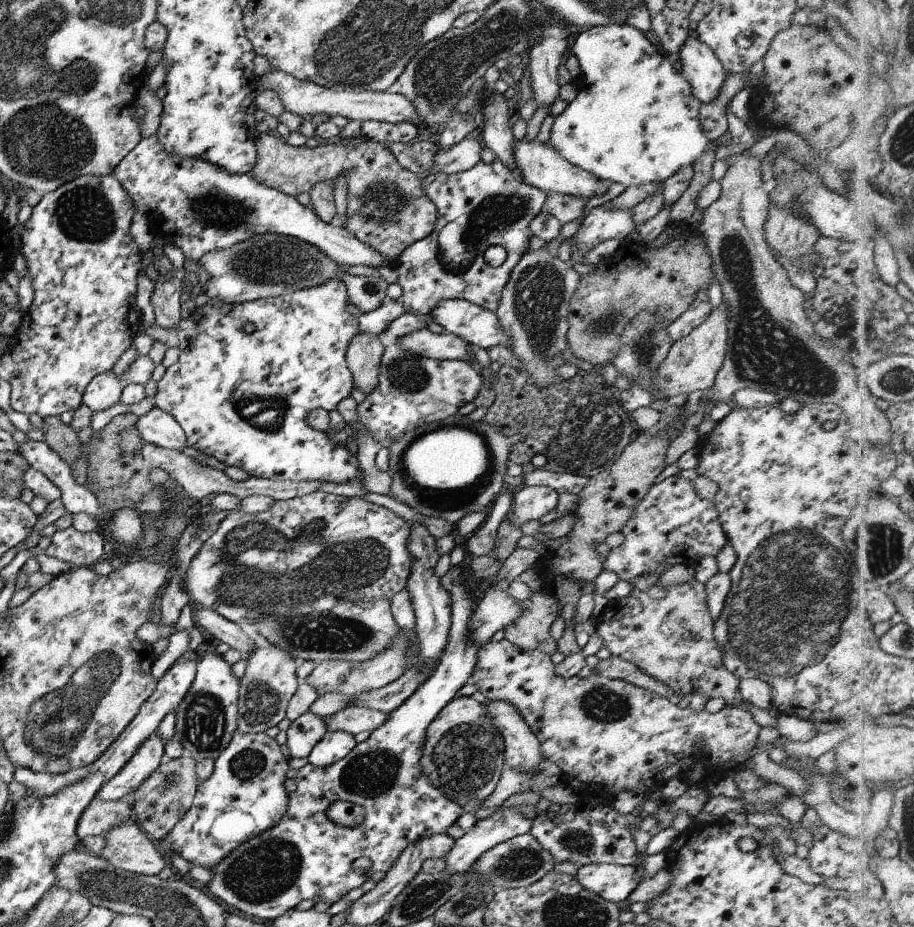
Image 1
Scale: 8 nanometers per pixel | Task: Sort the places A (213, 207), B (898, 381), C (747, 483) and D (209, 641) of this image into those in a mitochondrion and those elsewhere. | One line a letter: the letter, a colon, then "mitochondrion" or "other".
A: mitochondrion
B: mitochondrion
C: other
D: other

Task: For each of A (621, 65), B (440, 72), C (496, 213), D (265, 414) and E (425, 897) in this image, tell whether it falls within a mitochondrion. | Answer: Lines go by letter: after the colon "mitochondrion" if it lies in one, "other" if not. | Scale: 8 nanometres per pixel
A: other
B: mitochondrion
C: mitochondrion
D: mitochondrion
E: mitochondrion

